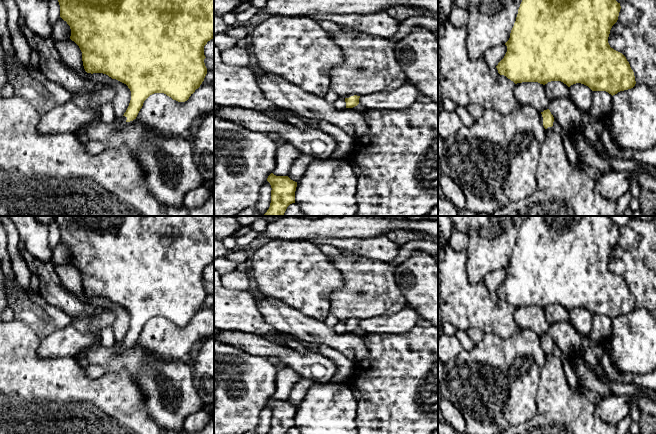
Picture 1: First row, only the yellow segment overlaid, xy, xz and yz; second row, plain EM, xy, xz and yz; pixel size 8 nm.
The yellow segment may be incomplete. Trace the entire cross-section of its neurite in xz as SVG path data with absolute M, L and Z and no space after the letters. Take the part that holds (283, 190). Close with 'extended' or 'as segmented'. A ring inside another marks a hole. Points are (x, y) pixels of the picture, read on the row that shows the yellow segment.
M271 173L267 181L271 185L271 203L263 216L284 216L287 207L295 203L297 182L288 176L276 176Z | as segmented

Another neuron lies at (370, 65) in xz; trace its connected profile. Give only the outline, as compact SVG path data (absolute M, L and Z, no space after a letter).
M330 33L330 35L344 54L344 63L335 66L330 72L330 90L339 97L391 91L407 82L407 76L396 59L394 42L364 33Z

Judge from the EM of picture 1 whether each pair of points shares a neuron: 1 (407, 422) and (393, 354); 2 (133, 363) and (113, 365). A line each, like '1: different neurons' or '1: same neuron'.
1: same neuron
2: same neuron

